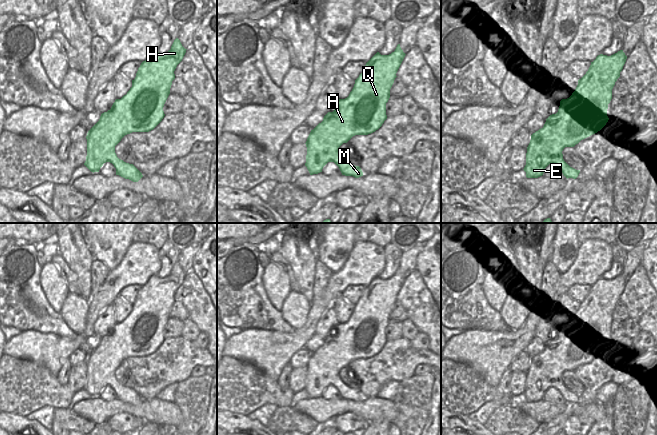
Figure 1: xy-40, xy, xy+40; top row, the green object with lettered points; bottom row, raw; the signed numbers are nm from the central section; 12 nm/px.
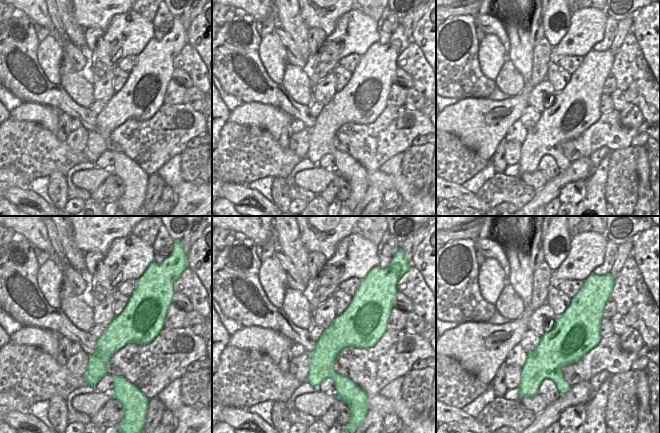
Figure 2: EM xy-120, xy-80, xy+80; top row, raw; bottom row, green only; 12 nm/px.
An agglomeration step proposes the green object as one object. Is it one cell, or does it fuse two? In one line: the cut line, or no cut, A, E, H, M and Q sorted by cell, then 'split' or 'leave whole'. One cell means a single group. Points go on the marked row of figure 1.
no cut | A E H M Q | leave whole

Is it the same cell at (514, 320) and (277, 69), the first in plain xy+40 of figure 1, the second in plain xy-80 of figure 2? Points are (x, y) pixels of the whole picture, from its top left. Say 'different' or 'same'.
different

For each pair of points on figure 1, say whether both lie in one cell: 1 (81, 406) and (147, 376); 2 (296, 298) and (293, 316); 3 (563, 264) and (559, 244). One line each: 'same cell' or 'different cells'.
1: different cells
2: same cell
3: same cell

